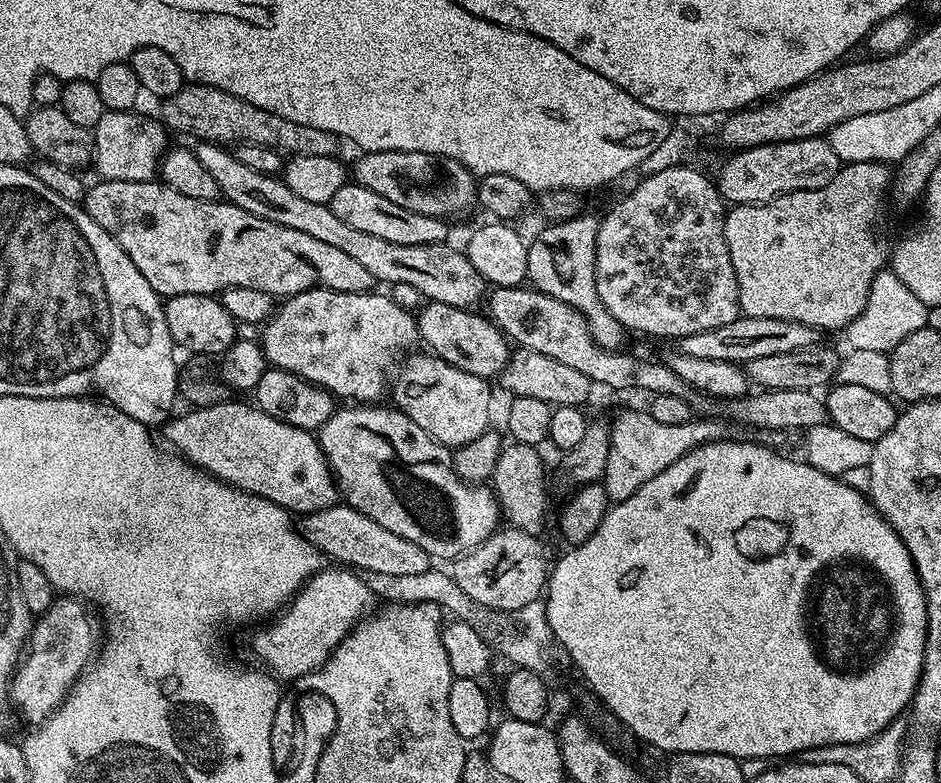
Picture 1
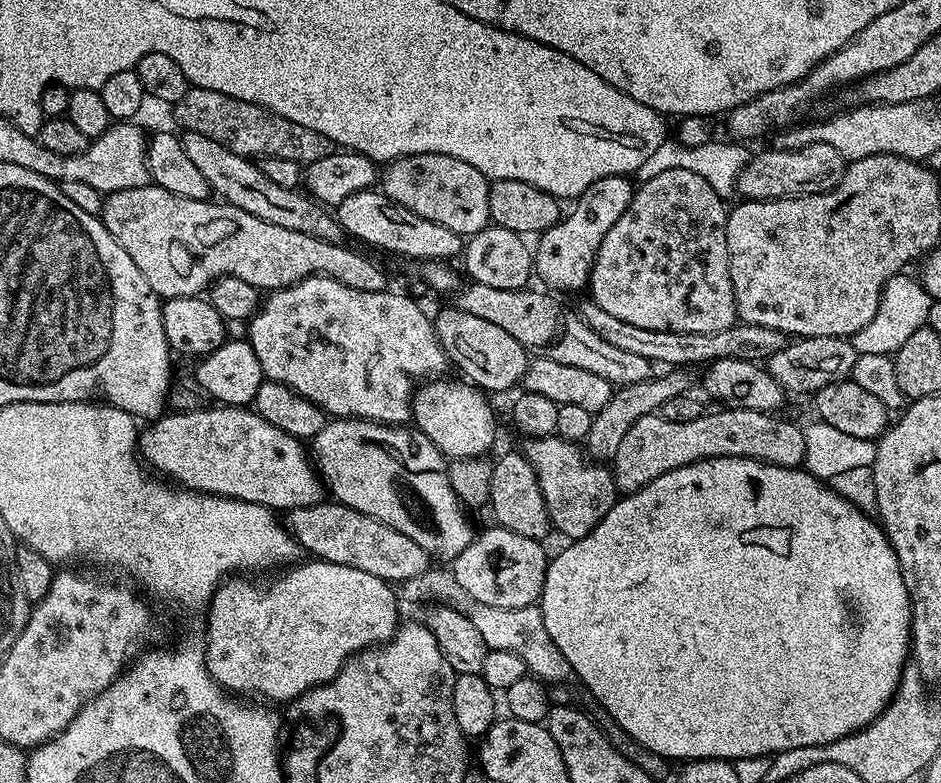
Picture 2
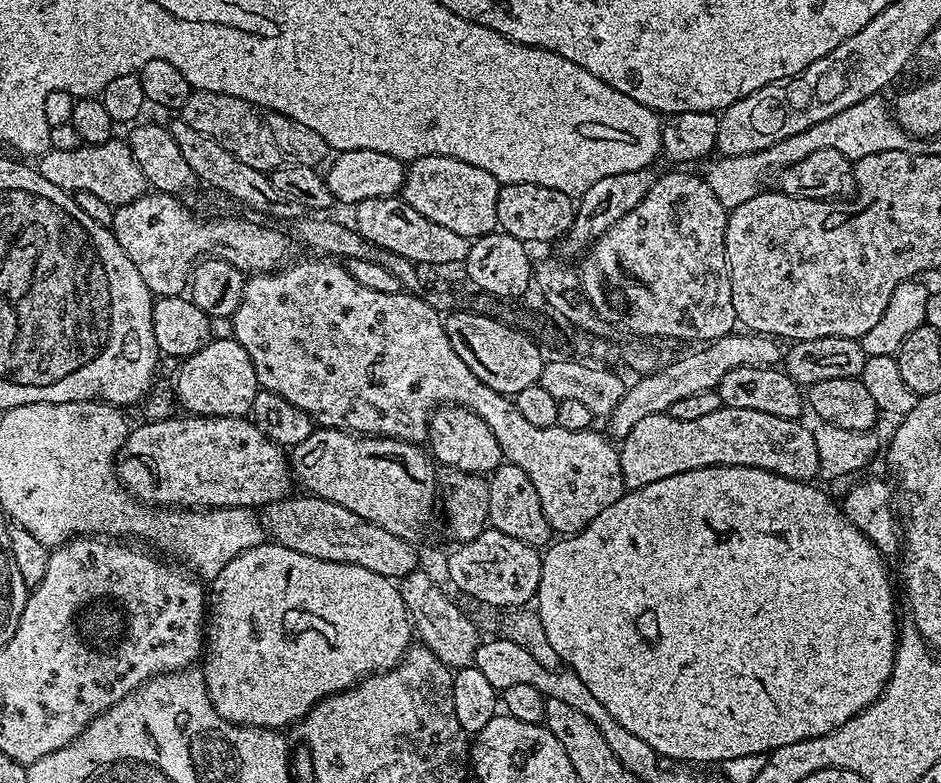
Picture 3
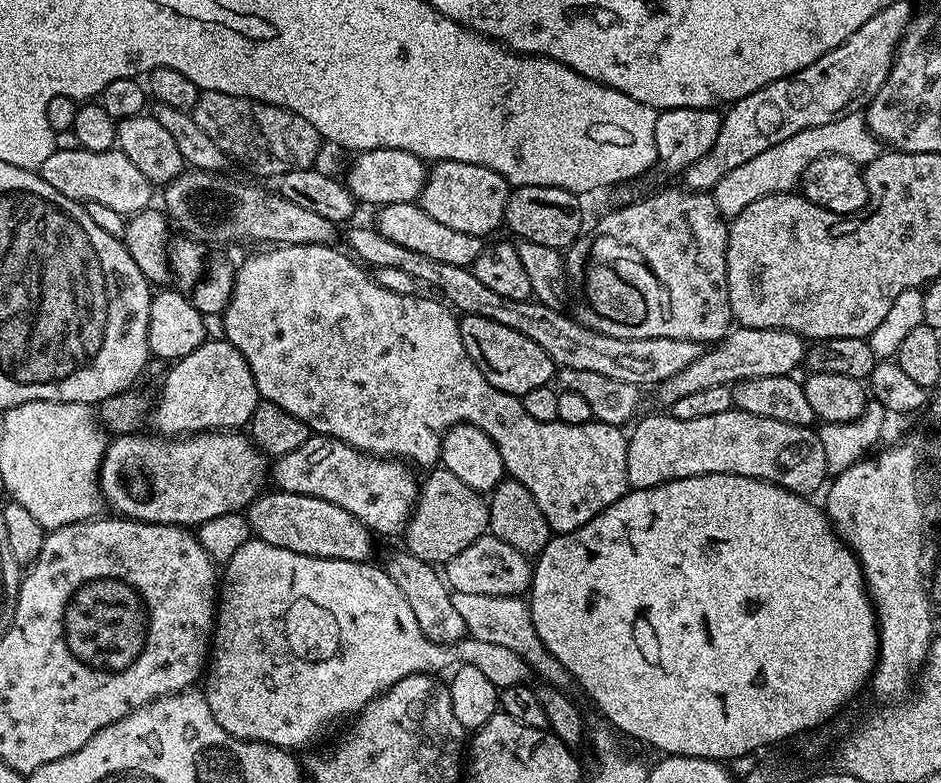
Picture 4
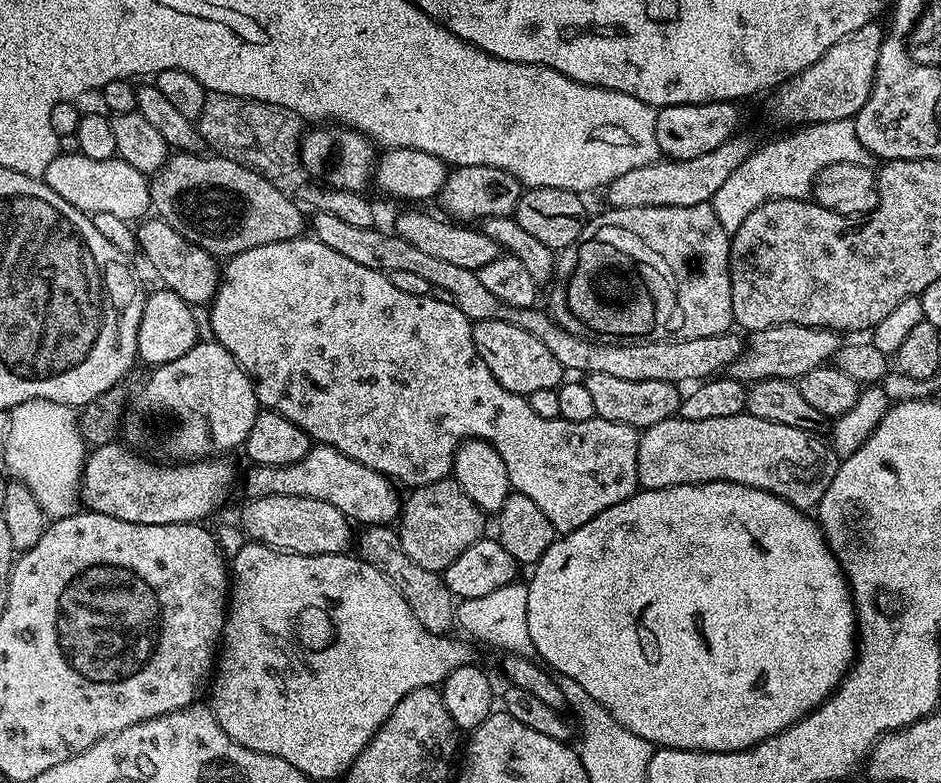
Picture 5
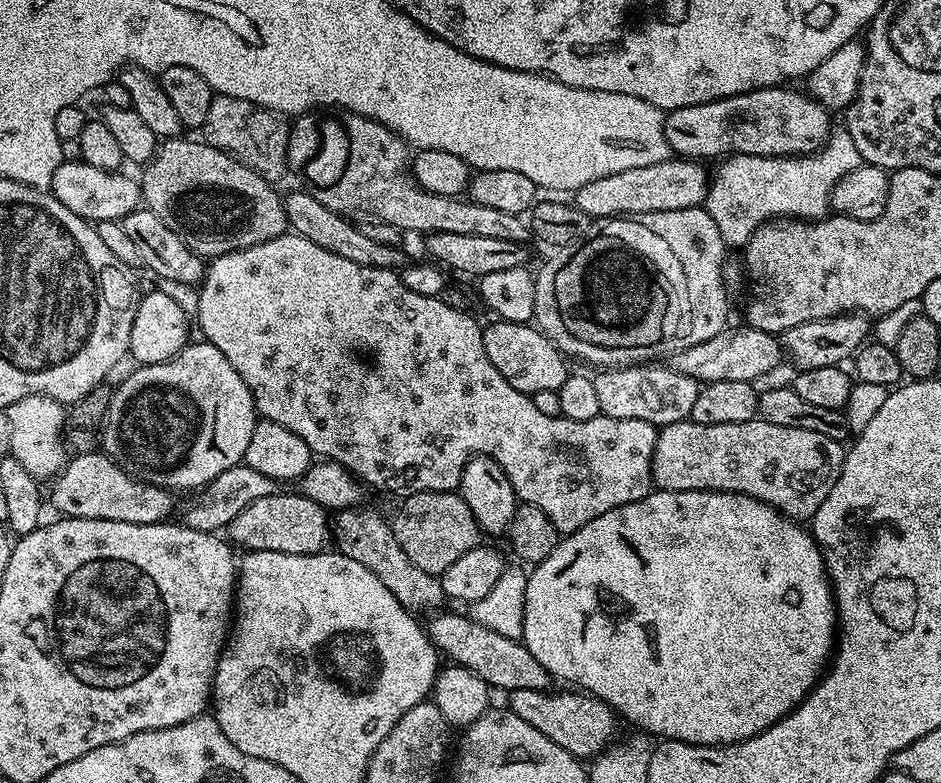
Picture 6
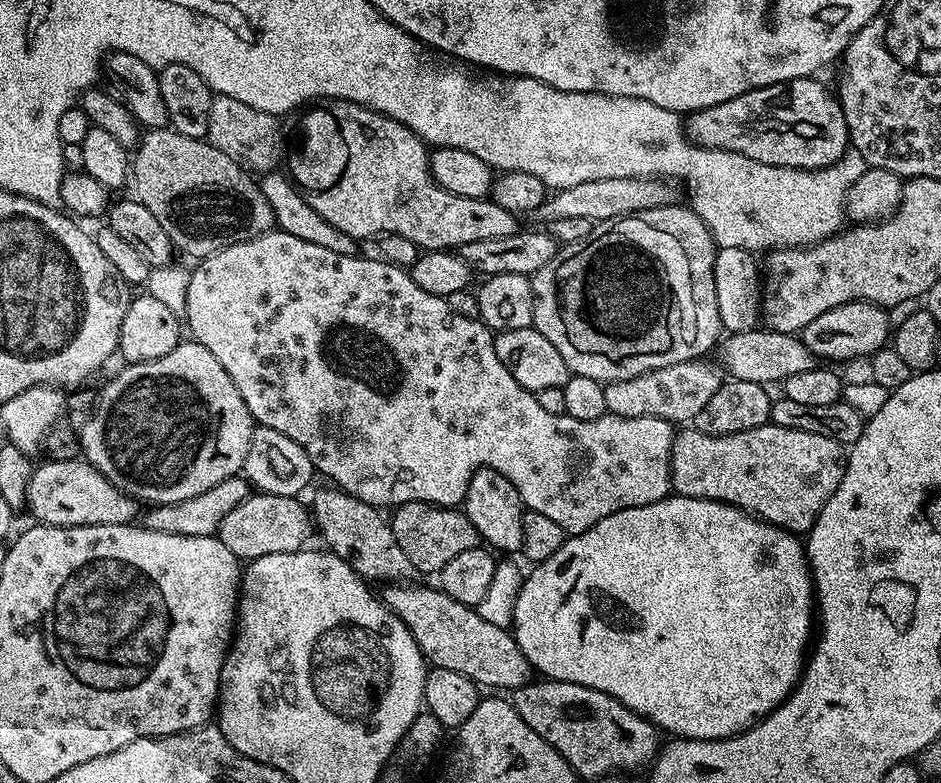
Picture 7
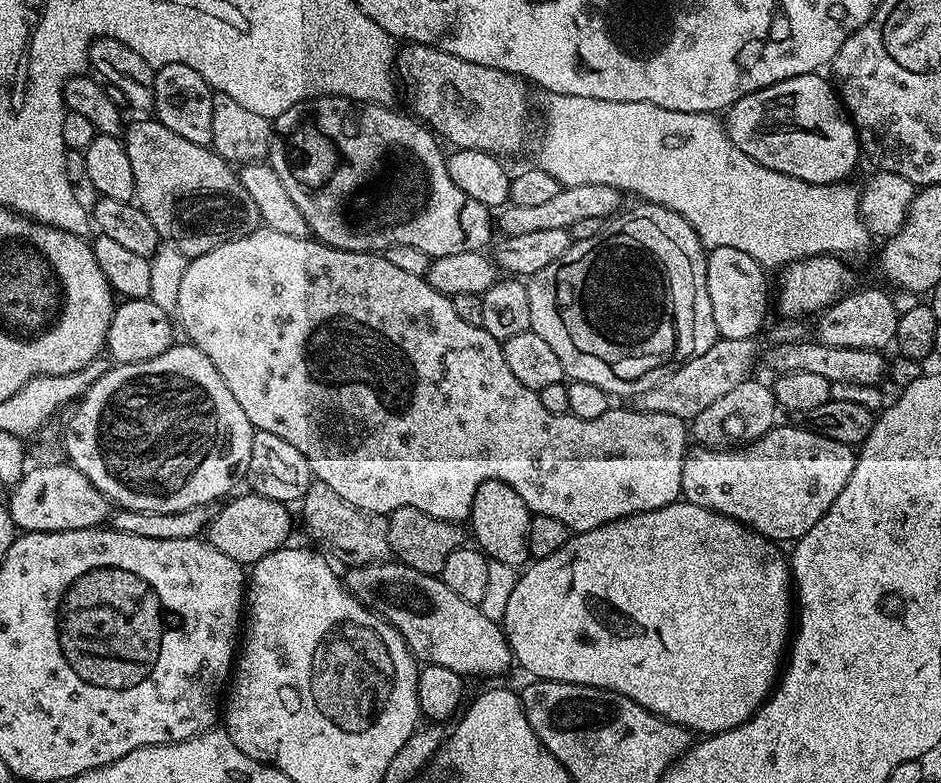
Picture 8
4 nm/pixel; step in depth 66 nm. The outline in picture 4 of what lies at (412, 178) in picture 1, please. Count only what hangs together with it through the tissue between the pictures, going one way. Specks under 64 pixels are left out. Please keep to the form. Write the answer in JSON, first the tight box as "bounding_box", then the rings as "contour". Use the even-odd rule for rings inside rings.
{"bounding_box":[418,160,509,238],"contour":[[[438,160],[428,168],[428,177],[418,203],[426,214],[430,214],[430,218],[450,226],[450,230],[462,230],[462,234],[488,238],[496,227],[499,229],[504,223],[509,191],[508,179],[486,166]]]}

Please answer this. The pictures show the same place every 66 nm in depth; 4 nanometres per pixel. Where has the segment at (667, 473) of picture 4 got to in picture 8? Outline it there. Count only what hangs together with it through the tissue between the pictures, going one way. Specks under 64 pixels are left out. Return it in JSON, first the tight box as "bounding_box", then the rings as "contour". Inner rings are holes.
{"bounding_box":[681,423,856,542],"contour":[[[781,423],[771,428],[762,438],[750,444],[734,448],[705,448],[696,446],[689,451],[682,462],[681,497],[694,506],[702,506],[711,512],[717,512],[739,524],[752,528],[758,534],[773,542],[795,542],[806,534],[806,530],[814,527],[830,510],[834,498],[842,494],[842,486],[850,482],[850,474],[854,474],[856,452],[853,445],[834,442],[830,438],[822,438],[822,434],[809,432],[803,426],[791,428]]]}

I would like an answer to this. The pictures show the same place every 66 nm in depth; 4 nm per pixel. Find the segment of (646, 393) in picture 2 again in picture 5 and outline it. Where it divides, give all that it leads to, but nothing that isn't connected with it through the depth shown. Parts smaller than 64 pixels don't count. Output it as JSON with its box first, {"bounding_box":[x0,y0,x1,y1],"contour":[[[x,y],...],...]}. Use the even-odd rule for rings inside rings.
{"bounding_box":[730,324,842,382],"contour":[[[783,324],[770,326],[766,330],[758,330],[747,337],[744,350],[734,361],[730,369],[733,380],[755,382],[782,378],[793,382],[799,381],[802,374],[810,374],[818,366],[829,363],[840,349],[842,336],[830,328],[815,328],[814,326],[798,326]]]}

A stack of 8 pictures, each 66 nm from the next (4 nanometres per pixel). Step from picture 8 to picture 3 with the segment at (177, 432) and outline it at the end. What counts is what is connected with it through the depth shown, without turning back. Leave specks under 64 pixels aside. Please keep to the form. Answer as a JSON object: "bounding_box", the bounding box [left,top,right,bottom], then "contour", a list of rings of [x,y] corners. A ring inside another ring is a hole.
{"bounding_box":[174,338,260,417],"contour":[[[214,338],[198,354],[187,357],[180,368],[180,373],[174,376],[175,399],[185,413],[194,416],[242,416],[247,417],[252,410],[252,403],[260,388],[258,378],[254,374],[254,362],[250,362],[250,354],[235,338],[220,340]]]}

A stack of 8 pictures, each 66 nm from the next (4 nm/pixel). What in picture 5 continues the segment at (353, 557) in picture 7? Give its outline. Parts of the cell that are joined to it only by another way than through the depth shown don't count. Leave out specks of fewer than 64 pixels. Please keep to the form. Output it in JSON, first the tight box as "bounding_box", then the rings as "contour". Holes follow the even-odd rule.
{"bounding_box":[358,524,456,636],"contour":[[[374,524],[363,529],[364,532],[358,536],[358,555],[370,566],[374,566],[392,583],[406,598],[406,602],[414,610],[414,618],[426,626],[436,636],[451,633],[456,624],[456,604],[452,591],[444,584],[441,573],[422,570],[406,550],[400,545],[400,533],[395,527],[387,524]]]}

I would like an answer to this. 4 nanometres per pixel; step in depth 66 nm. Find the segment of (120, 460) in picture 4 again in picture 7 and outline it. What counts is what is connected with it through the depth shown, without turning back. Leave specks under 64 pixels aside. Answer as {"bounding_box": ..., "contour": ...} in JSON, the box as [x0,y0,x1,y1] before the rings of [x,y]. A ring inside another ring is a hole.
{"bounding_box":[27,458,138,526],"contour":[[[83,458],[75,460],[48,460],[44,465],[33,467],[28,483],[27,511],[32,511],[32,520],[50,526],[118,526],[130,524],[137,519],[138,501],[118,490],[92,464]]]}

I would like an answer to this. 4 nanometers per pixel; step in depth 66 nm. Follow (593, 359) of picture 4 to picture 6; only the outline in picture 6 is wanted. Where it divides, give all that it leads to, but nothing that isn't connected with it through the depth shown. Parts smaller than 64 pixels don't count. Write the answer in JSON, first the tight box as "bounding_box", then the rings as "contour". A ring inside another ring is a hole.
{"bounding_box":[283,191,782,384],"contour":[[[303,191],[292,192],[289,196],[283,197],[288,227],[295,235],[306,238],[306,242],[314,242],[314,246],[322,246],[322,250],[330,250],[330,254],[339,254],[350,262],[358,262],[358,266],[396,270],[405,263],[403,247],[386,246],[386,242],[370,238],[370,234],[366,234],[359,223],[351,224],[351,219],[322,206],[322,202],[318,202],[318,198],[314,198],[311,191]],[[726,326],[721,332],[714,334],[714,338],[706,338],[706,342],[698,342],[698,346],[690,346],[675,353],[671,357],[670,366],[678,370],[678,374],[686,374],[704,384],[756,382],[759,381],[759,376],[764,376],[779,366],[780,356],[782,360],[782,344],[773,333],[747,326],[732,327]]]}

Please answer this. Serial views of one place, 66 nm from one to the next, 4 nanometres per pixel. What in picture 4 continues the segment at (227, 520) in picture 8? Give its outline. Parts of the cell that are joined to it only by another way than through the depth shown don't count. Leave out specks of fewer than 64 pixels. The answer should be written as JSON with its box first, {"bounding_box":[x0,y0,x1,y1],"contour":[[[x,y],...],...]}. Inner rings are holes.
{"bounding_box":[246,490,374,564],"contour":[[[268,490],[246,509],[246,519],[251,535],[255,539],[270,542],[270,546],[282,546],[286,550],[294,550],[294,554],[321,556],[359,564],[373,559],[374,533],[365,524],[358,522],[354,514],[322,498]]]}

